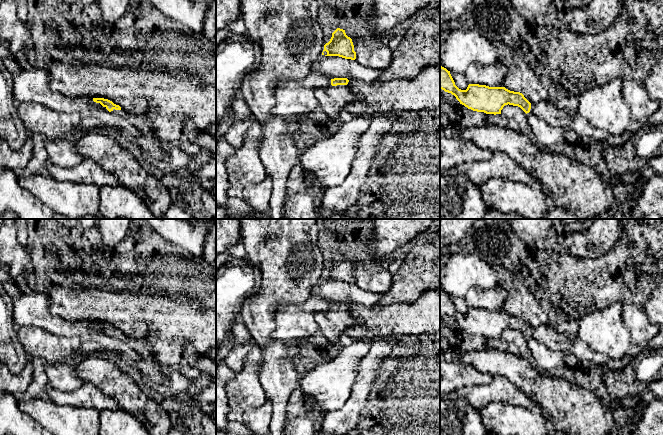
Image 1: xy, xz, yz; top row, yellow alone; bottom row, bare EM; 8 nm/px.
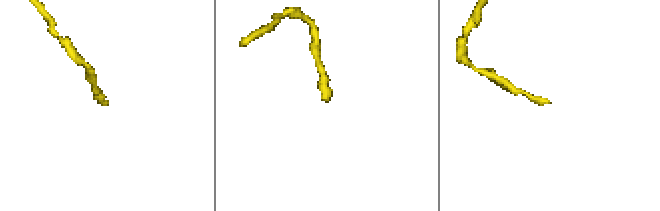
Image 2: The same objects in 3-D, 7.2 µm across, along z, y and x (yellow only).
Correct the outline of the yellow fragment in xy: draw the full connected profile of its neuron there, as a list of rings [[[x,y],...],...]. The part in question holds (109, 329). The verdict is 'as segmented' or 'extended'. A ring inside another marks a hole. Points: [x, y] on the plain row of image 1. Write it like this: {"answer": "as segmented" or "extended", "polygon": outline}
{"answer": "extended", "polygon": [[[93,322],[93,325],[95,327],[100,327],[105,333],[107,333],[109,336],[113,335],[118,338],[121,338],[124,341],[128,341],[128,338],[121,333],[119,329],[114,328],[112,325],[104,322]]]}

